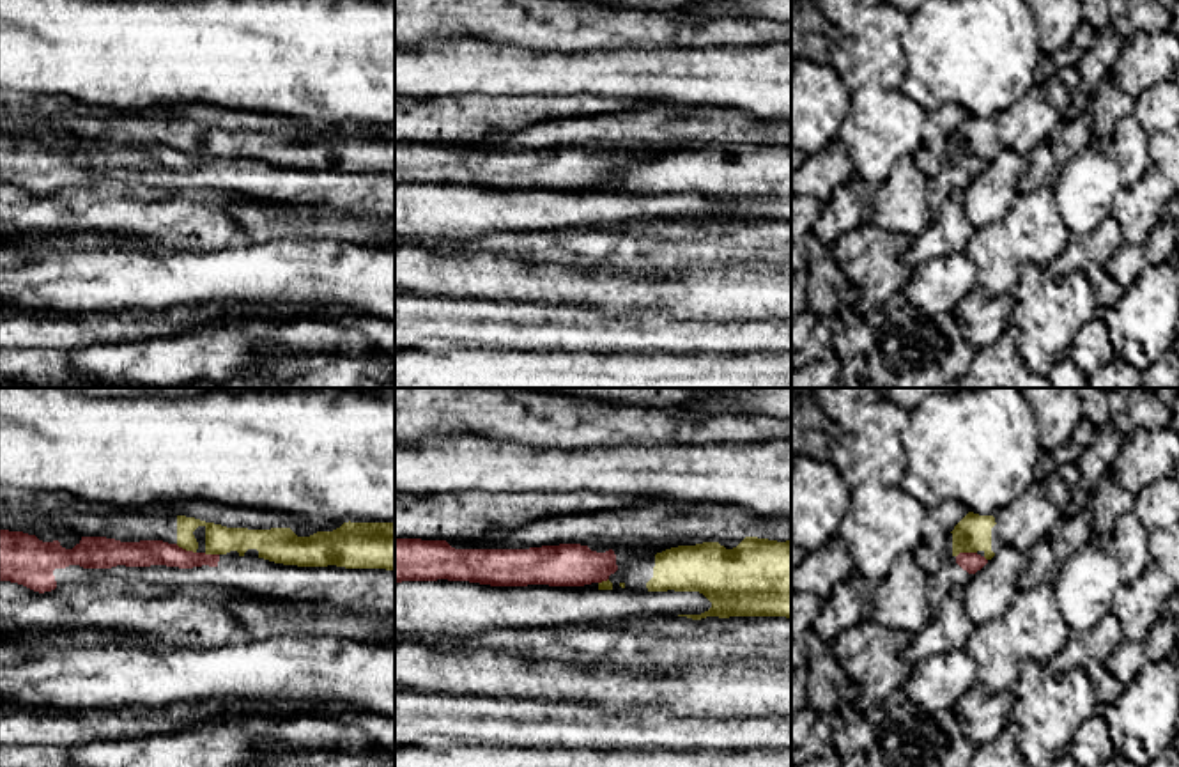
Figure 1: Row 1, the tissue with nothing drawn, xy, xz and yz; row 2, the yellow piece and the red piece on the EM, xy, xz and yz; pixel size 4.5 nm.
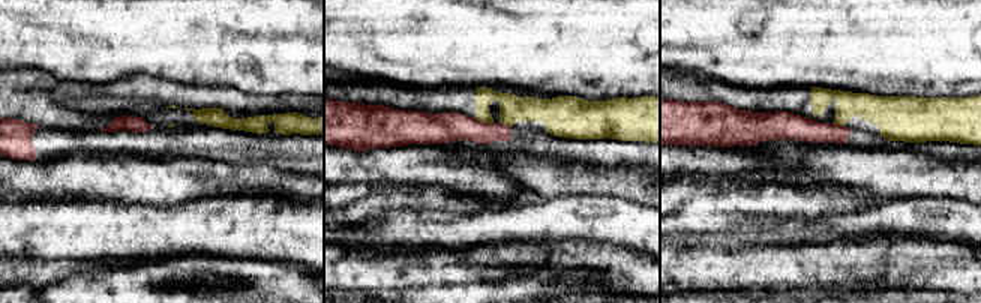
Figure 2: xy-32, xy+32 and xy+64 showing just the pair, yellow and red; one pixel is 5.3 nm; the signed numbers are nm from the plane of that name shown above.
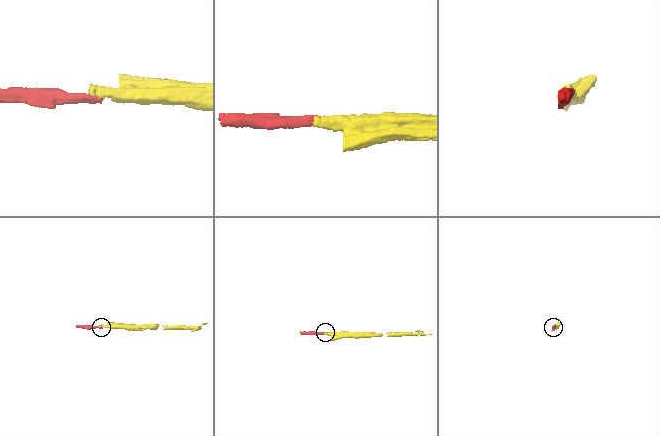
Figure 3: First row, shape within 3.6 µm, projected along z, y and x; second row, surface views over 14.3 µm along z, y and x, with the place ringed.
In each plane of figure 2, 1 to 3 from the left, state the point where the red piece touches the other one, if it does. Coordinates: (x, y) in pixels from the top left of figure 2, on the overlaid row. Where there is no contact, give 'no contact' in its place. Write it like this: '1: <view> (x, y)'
1: no contact
2: xy+32 (485, 122)
3: xy+64 (839, 123)

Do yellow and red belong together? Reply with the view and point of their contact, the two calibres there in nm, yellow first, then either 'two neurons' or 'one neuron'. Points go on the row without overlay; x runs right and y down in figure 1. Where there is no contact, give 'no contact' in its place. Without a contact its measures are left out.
yz (965, 154) | 170/90 nm | two neurons

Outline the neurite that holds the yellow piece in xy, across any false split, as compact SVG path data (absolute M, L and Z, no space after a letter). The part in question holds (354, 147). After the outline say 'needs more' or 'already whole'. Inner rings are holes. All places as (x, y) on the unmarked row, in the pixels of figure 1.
M55 113L50 117L53 128L64 128L66 131L83 140L106 140L120 145L140 143L163 143L177 147L179 151L193 156L205 158L227 158L227 159L258 159L274 167L297 168L297 170L345 170L345 172L386 172L395 174L395 126L343 126L333 135L317 135L310 140L297 140L290 131L271 133L248 133L248 131L227 131L214 126L205 126L195 120L175 117L149 117L142 113L126 113L120 119L104 120L85 113Z; needs more

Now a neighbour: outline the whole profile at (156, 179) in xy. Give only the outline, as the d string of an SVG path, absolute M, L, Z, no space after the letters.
M0 133L0 184L18 186L44 197L62 188L94 186L104 179L142 186L147 191L223 190L237 197L274 204L331 205L340 213L395 218L395 174L283 168L258 159L193 156L163 143L120 145L106 140L81 140L73 152L66 152L58 143L42 145L35 138Z

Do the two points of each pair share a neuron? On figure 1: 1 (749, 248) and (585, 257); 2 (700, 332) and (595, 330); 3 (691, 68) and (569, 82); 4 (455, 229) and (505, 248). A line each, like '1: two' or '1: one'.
1: one
2: one
3: one
4: two

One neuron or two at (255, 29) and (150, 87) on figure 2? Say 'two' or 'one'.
two

